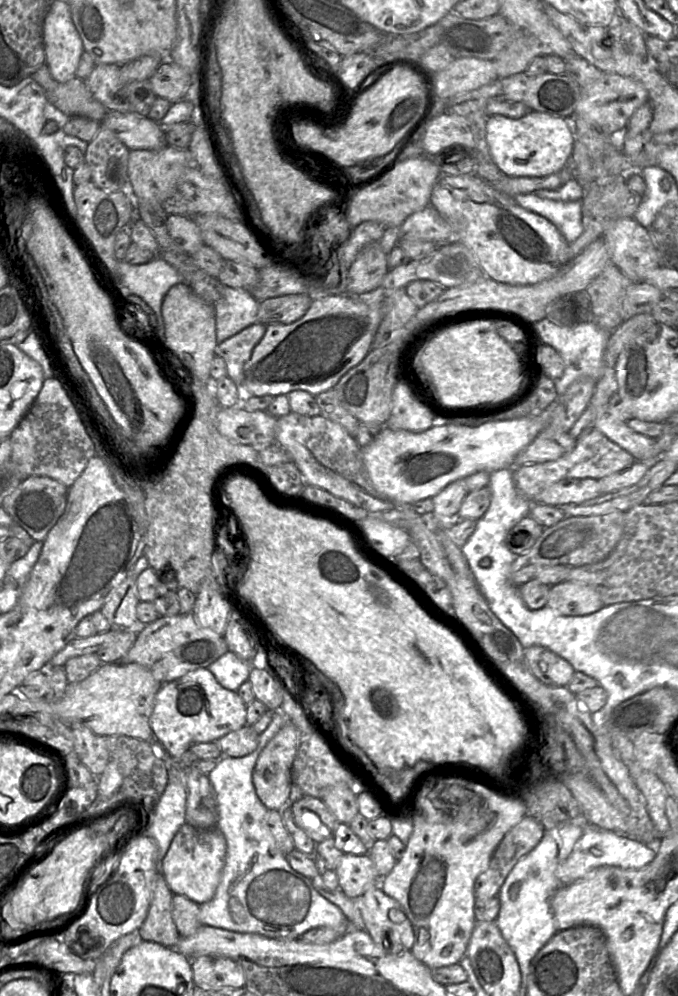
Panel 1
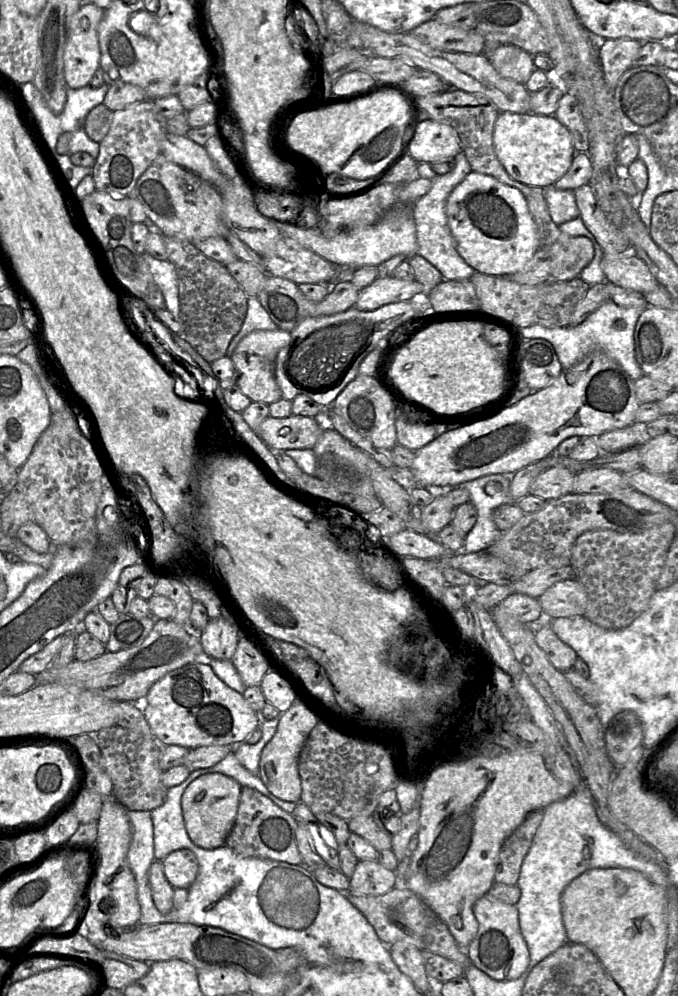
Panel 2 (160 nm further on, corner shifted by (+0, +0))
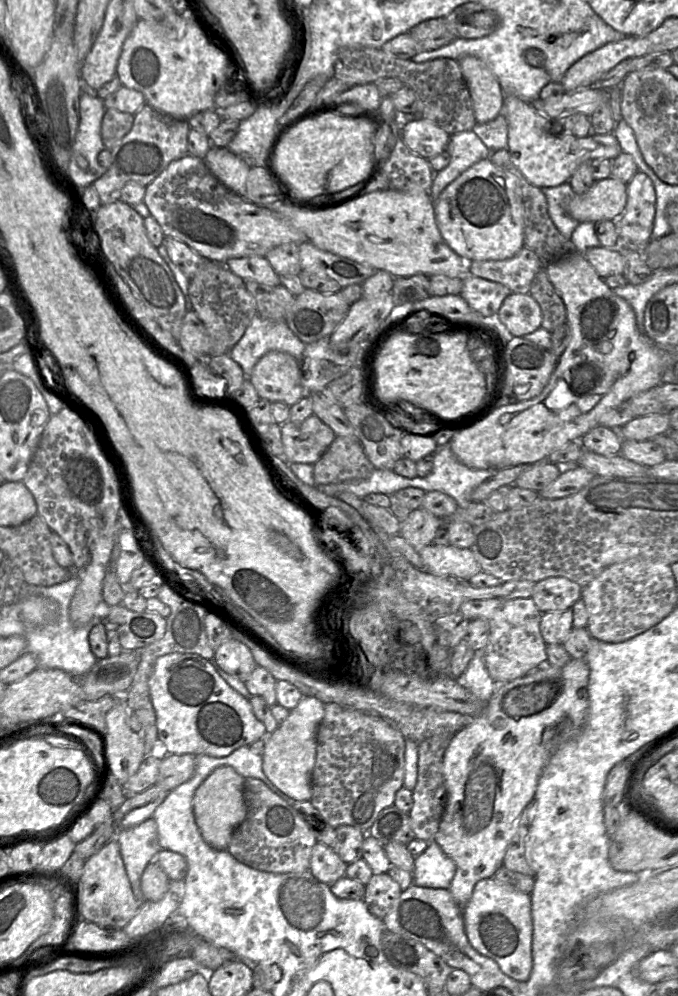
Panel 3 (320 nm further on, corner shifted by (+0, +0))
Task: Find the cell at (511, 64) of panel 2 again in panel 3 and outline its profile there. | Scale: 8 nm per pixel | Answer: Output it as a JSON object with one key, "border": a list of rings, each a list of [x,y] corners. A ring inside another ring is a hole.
{"border":[[[505,95],[502,114],[508,123],[508,147],[513,164],[524,178],[539,188],[556,187],[568,182],[578,166],[594,159],[613,160],[623,150],[613,133],[598,135],[591,134],[578,138],[564,130],[560,134],[551,133],[558,129],[557,122],[552,123],[543,113],[532,104],[522,101],[516,96]]]}

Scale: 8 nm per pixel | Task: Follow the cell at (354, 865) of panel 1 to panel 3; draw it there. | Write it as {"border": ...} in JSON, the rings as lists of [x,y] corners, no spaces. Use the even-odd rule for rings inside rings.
{"border":[[[388,873],[373,874],[365,885],[363,900],[370,913],[382,920],[401,893],[400,885]]]}

